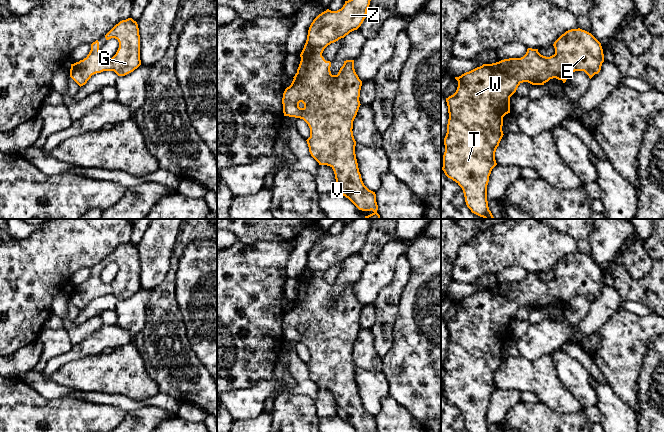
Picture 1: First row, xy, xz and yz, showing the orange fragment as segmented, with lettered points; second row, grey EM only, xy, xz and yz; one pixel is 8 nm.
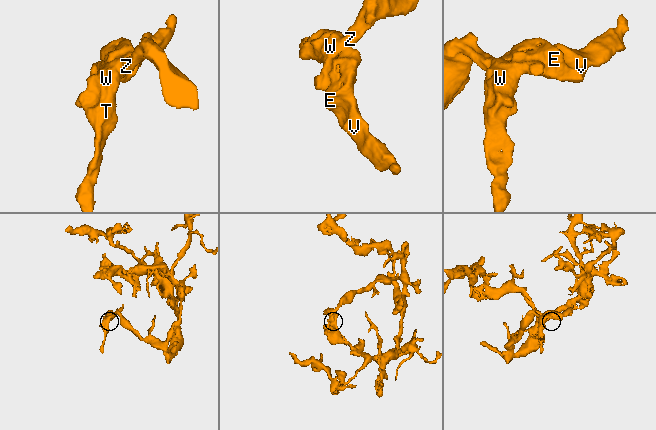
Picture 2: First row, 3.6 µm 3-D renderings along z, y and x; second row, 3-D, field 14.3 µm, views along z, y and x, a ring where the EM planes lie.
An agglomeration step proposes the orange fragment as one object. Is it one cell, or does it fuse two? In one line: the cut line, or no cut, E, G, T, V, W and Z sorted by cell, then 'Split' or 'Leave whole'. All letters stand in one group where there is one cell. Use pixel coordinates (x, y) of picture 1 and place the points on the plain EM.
No split. Groups: E G T V W Z. Leave whole

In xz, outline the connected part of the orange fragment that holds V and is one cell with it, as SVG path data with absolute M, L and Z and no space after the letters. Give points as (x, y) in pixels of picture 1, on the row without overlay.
M355 219L352 223L345 225L343 231L337 235L326 235L319 238L311 247L307 264L300 278L301 285L293 305L283 317L282 328L284 340L303 343L310 352L310 361L306 364L311 380L319 389L330 390L335 398L337 416L348 422L357 432L378 432L375 416L369 414L363 407L359 396L355 378L356 365L353 360L353 345L360 331L360 314L362 305L354 293L354 284L344 285L337 299L330 295L331 286L322 280L324 273L344 262L350 256L357 254L366 242L367 234L371 225L371 219Z

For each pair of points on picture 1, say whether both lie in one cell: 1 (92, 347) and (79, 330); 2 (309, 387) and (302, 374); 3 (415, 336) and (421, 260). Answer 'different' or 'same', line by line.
1: different
2: same
3: same

